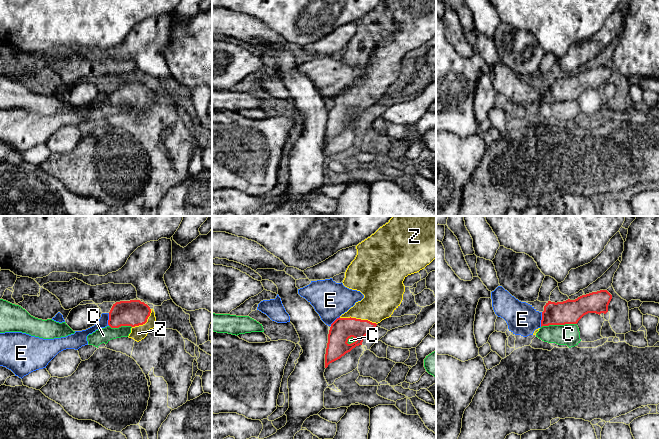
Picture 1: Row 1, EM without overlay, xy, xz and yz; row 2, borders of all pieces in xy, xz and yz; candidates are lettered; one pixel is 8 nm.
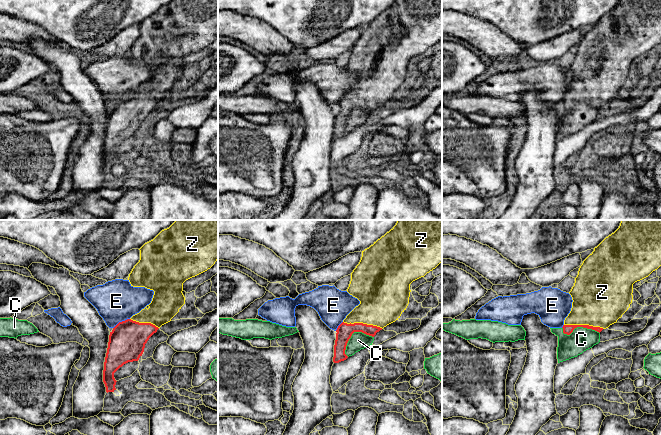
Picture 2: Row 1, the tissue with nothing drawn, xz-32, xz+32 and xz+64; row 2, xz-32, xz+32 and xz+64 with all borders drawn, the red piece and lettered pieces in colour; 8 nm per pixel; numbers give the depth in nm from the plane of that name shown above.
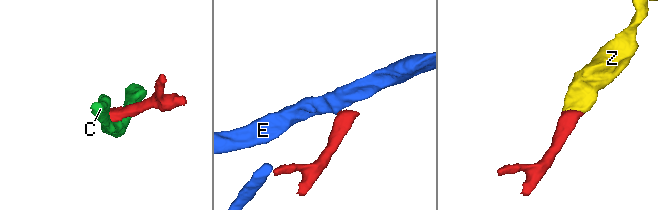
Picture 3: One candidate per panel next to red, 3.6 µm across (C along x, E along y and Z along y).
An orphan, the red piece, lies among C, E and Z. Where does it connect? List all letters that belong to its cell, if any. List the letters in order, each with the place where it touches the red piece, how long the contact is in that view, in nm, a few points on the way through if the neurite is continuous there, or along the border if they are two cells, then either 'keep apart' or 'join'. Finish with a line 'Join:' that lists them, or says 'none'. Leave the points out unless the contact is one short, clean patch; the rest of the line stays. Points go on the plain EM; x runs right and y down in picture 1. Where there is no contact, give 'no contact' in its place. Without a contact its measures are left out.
C: contact yz (558, 100); length 280 nm; border yz (576, 99), (549, 100), (541, 103); keep apart
E: contact yz (542, 95); length 120 nm; border yz (542, 88), (540, 102); keep apart
Z: contact xz (358, 95); length 300 nm; way xz (342, 105), (358, 95), (381, 74); join
Join: Z

